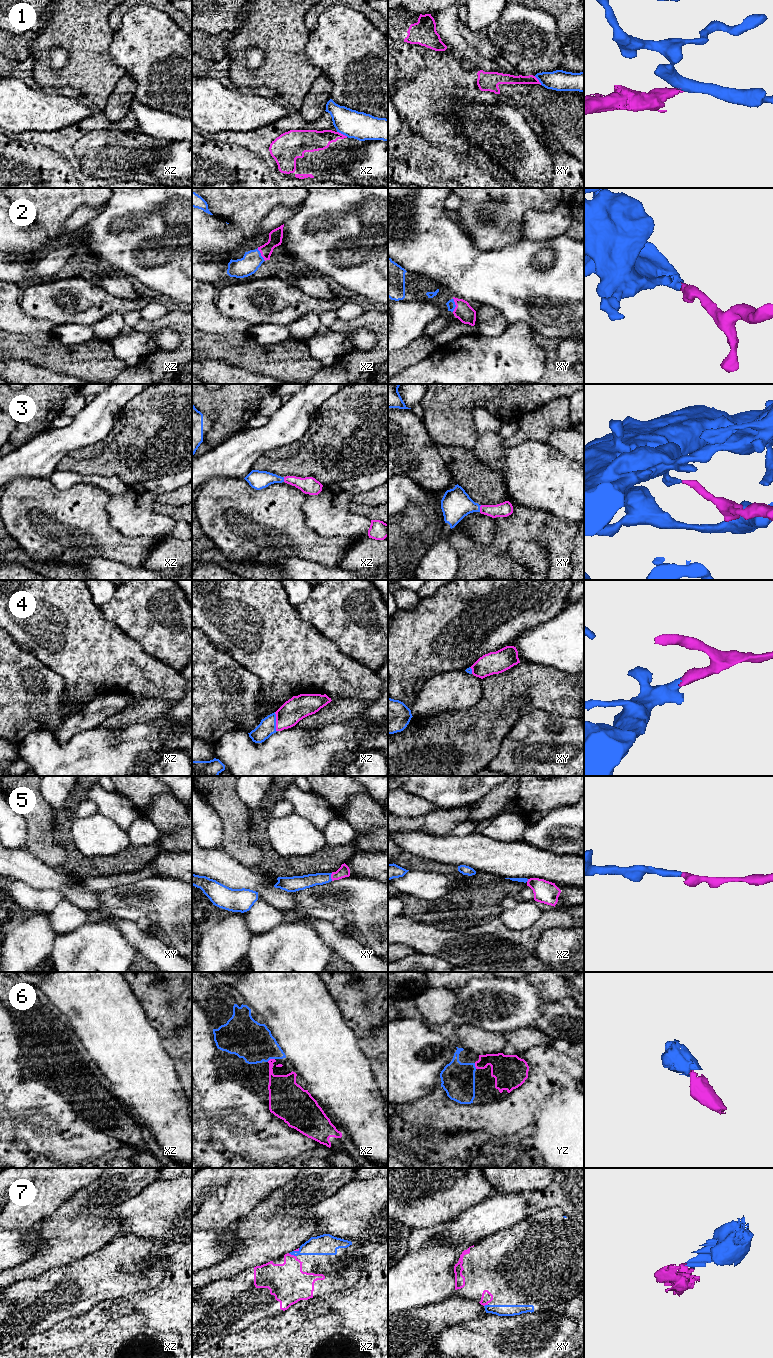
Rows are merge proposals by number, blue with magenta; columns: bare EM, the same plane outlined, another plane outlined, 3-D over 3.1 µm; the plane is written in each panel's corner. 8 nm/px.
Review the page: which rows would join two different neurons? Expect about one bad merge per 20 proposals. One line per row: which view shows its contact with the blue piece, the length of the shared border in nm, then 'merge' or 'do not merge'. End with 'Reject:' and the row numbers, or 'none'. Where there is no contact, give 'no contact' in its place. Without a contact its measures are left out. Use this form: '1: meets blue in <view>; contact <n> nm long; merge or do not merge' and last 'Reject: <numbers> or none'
1: meets blue in xz; contact 100 nm long; do not merge
2: meets blue in xy; contact 110 nm long; merge
3: meets blue in xy; contact 60 nm long; merge
4: meets blue in xz; contact 160 nm long; merge
5: meets blue in xy; contact 60 nm long; merge
6: meets blue in xz; contact 70 nm long; merge
7: meets blue in xz; contact 70 nm long; merge
Reject: 1

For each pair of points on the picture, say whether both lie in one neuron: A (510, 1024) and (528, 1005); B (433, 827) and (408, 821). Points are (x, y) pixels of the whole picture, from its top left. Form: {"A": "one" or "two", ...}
{"A": "one", "B": "one"}

